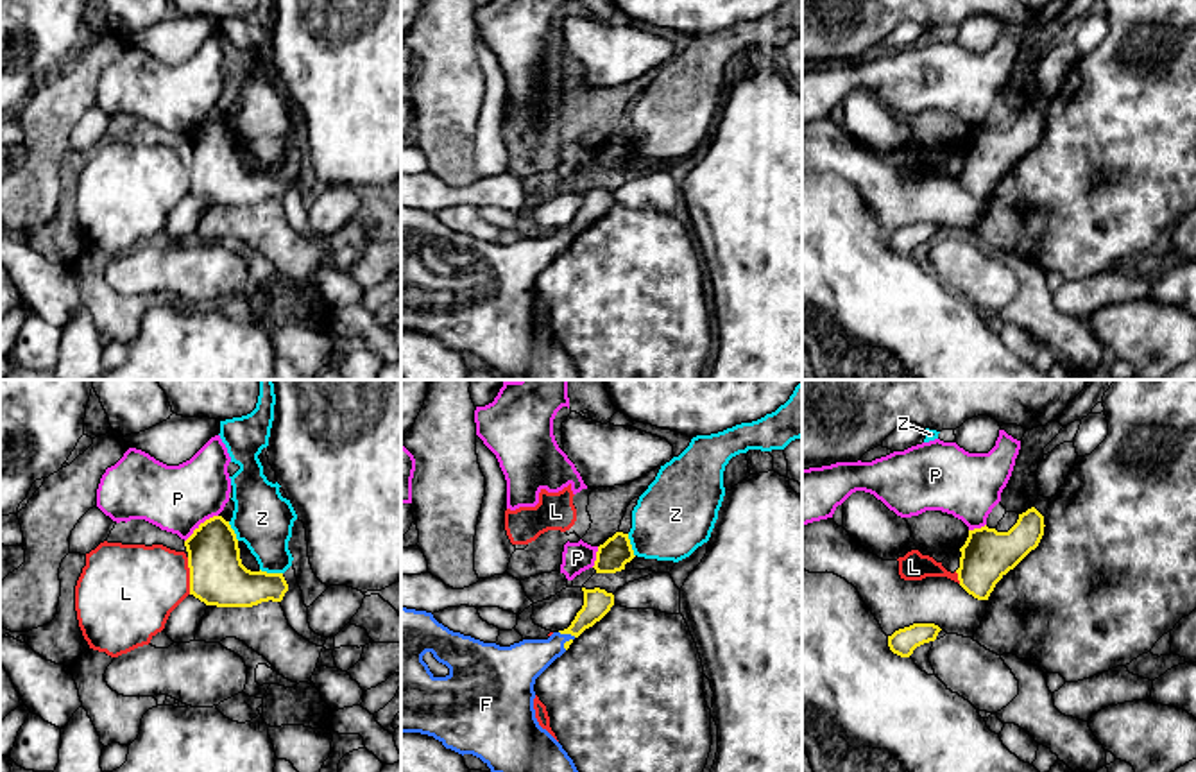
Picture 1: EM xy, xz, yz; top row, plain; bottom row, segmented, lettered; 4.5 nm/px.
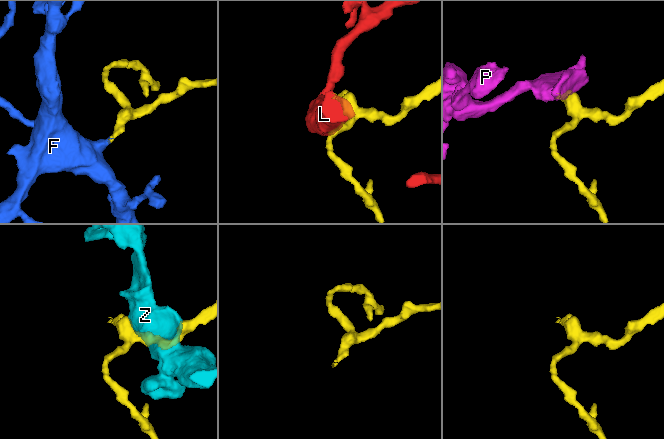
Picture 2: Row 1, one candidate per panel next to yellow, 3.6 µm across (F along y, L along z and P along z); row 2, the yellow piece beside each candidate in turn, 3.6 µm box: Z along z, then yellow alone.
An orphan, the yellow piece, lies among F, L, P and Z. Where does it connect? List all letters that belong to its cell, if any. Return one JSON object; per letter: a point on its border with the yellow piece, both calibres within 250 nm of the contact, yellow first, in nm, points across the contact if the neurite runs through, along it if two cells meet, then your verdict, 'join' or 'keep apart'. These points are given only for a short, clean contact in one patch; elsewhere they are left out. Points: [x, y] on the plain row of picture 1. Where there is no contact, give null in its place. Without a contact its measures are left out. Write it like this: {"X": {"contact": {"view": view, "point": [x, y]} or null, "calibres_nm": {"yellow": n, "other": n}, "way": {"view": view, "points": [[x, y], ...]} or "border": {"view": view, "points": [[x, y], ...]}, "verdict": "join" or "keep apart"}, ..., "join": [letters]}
{"F": {"contact": {"view": "xz", "point": [572, 233]}, "calibres_nm": {"yellow": 130, "other": 180}, "way": {"view": "xz", "points": [[597, 201], [572, 233], [548, 249], [523, 260]]}, "verdict": "join"}, "L": {"contact": {"view": "xy", "point": [190, 174]}, "calibres_nm": {"yellow": 260, "other": 380}, "verdict": "keep apart"}, "P": {"contact": {"view": "xy", "point": [199, 124]}, "calibres_nm": {"yellow": 260, "other": 300}, "border": {"view": "xy", "points": [[217, 113], [205, 119], [185, 140]]}, "verdict": "keep apart"}, "Z": {"contact": {"view": "xy", "point": [271, 172]}, "calibres_nm": {"yellow": 260, "other": 260}, "verdict": "keep apart"}, "join": ["F"]}

